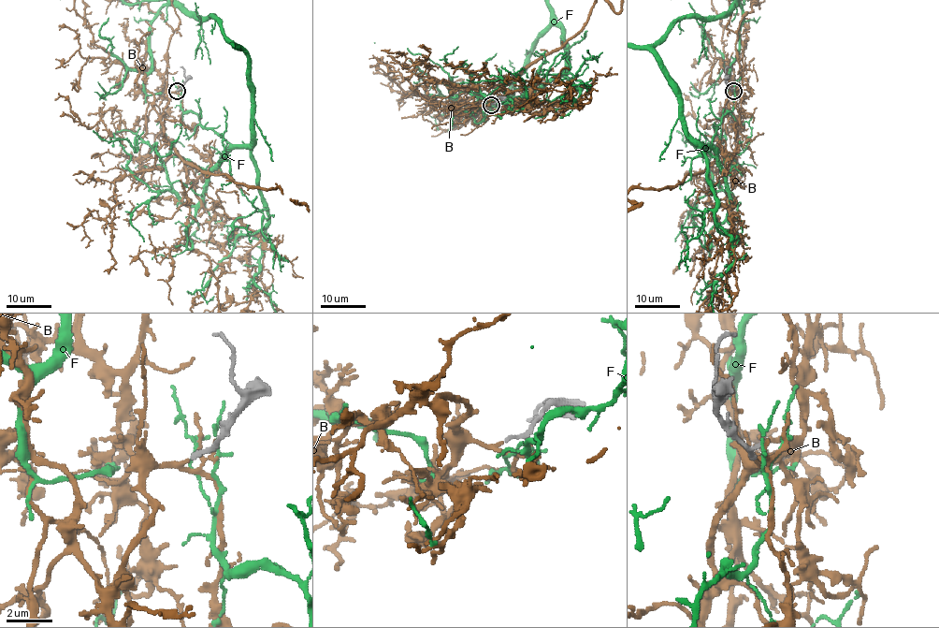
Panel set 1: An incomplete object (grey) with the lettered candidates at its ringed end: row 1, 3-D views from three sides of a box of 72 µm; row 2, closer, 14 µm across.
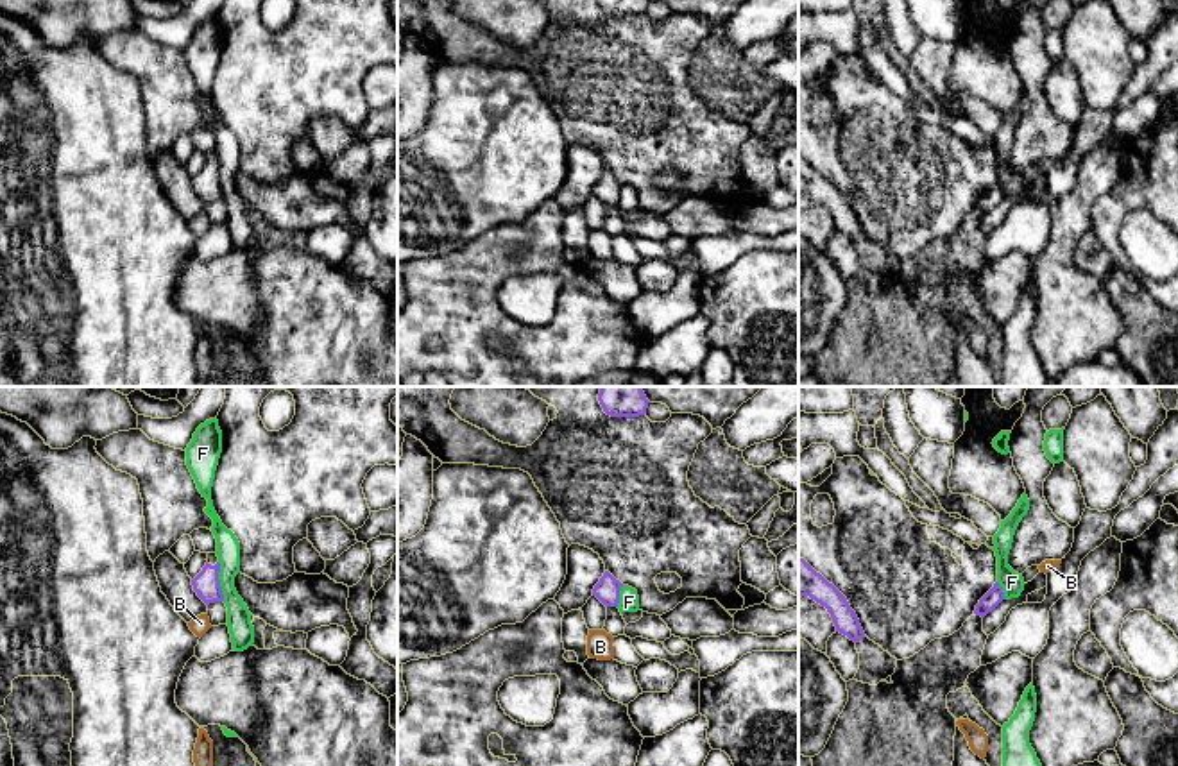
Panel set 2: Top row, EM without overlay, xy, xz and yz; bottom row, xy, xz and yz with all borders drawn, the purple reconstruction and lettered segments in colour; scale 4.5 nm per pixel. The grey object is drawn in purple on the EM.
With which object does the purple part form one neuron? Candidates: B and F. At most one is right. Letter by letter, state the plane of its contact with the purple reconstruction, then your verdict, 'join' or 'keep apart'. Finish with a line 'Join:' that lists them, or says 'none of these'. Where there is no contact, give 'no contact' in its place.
B: no contact | join
F: xy | keep apart
Join: B

